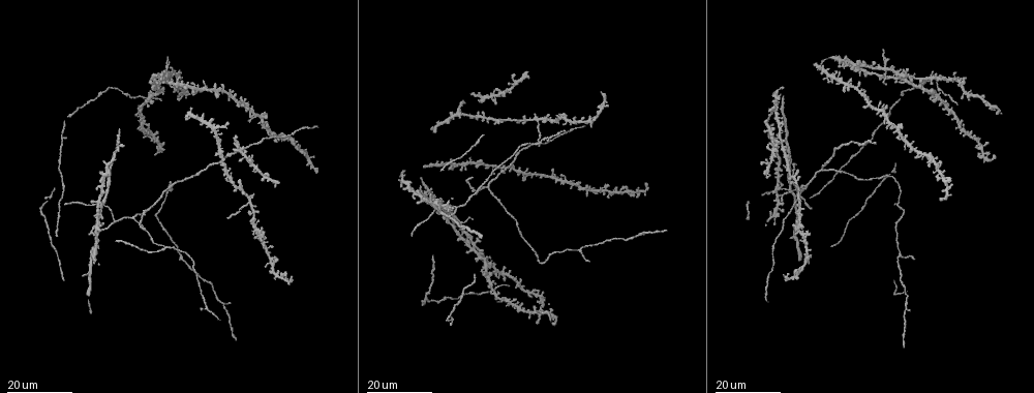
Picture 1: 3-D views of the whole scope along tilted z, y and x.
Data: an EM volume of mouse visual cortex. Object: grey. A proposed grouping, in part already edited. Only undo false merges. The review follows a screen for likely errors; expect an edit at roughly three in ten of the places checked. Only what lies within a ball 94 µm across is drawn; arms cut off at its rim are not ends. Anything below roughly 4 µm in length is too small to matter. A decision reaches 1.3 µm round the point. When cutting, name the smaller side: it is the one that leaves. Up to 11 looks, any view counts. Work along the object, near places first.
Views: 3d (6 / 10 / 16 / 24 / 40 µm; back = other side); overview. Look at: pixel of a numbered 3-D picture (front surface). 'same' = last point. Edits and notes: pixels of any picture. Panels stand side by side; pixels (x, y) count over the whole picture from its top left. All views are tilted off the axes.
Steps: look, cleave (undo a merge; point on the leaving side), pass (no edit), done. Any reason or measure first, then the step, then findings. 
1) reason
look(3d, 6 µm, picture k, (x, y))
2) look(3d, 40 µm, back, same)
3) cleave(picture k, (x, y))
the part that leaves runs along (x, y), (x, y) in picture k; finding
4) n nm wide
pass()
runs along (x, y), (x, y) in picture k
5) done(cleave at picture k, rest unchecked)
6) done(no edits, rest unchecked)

small branch off a trunk
look(3d, 24 µm, picture 1, (248, 204))

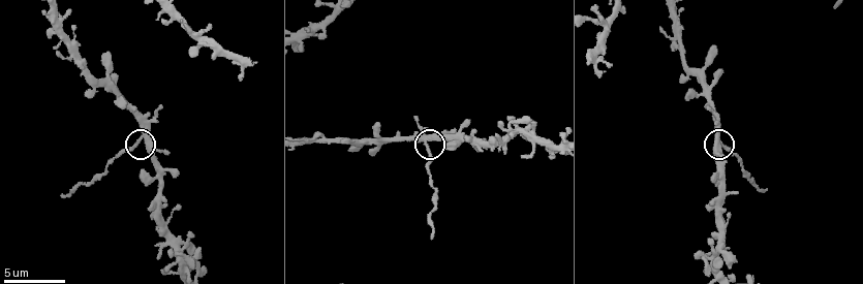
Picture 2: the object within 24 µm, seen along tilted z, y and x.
look(3d, 10 µm, picture 2, (427, 143))

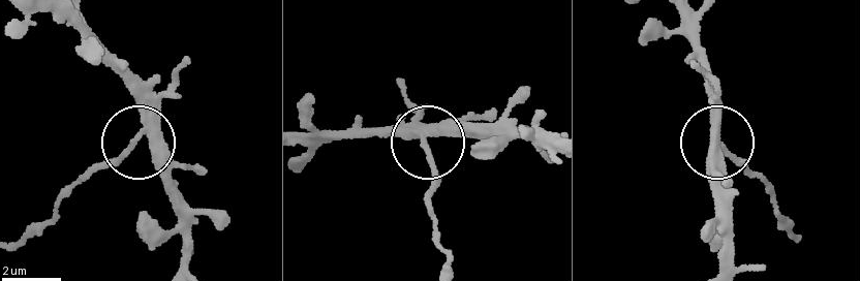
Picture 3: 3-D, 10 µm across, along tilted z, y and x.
3 arms
cleave(picture 3, (120, 159))
the part that leaves runs along (140, 132), (64, 194), (45, 221), (10, 241) in picture 3; a second cell is stuck on

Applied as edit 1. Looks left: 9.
look(overview)

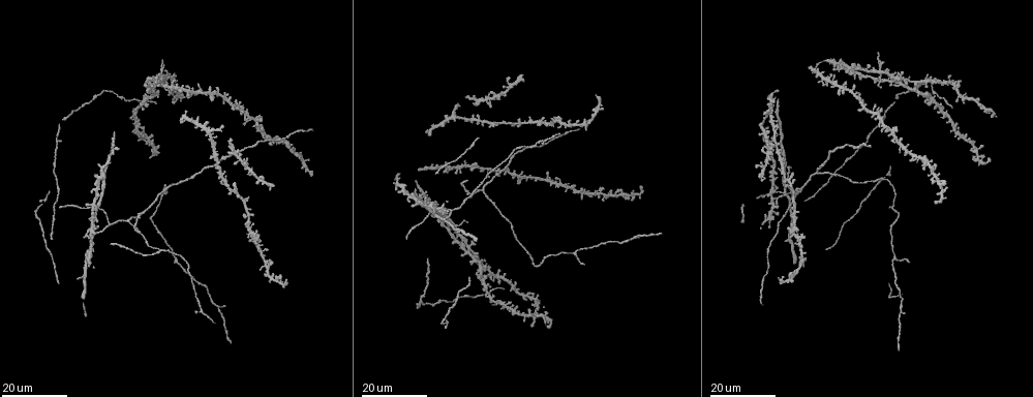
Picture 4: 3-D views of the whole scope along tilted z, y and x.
thin arm on a thick one
look(3d, 24 µm, picture 4, (878, 70))

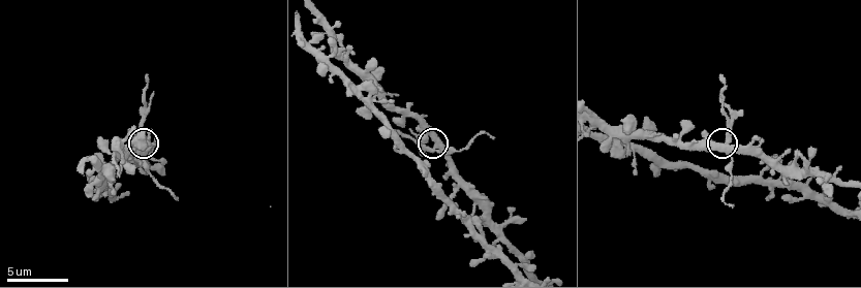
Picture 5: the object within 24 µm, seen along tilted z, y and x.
look(3d, 6 µm, picture 5, (434, 150))

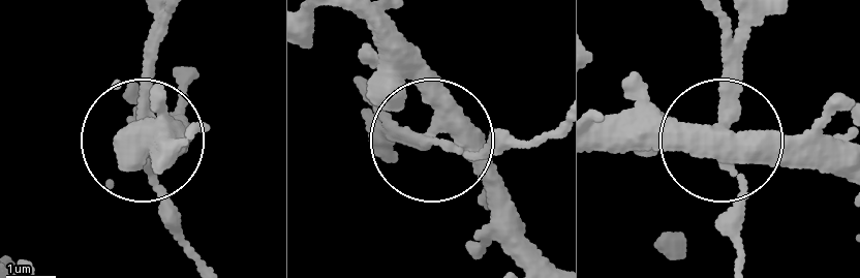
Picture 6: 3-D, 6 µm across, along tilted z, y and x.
290 nm wide
cleave(picture 6, (155, 41))
the part that leaves runs along (427, 132), (484, 156), (549, 131) in picture 6; a second cell is stuck on

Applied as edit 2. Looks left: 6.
see it whole again
look(overview)

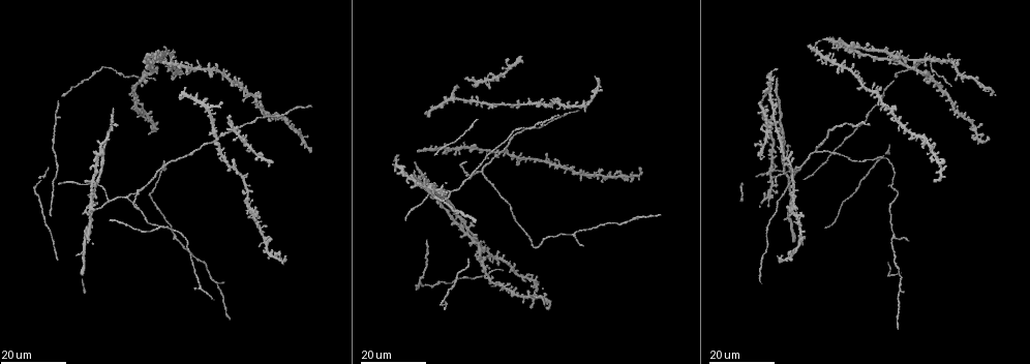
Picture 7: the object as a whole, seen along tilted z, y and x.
look(3d, 24 µm, picture 7, (106, 201))

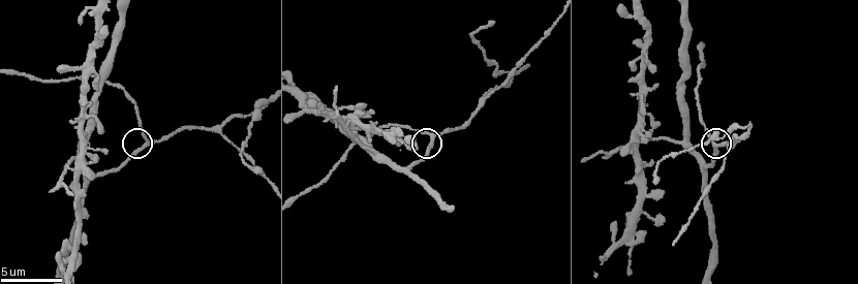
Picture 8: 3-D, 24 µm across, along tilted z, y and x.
look(3d, 6 µm, picture 8, (145, 144))

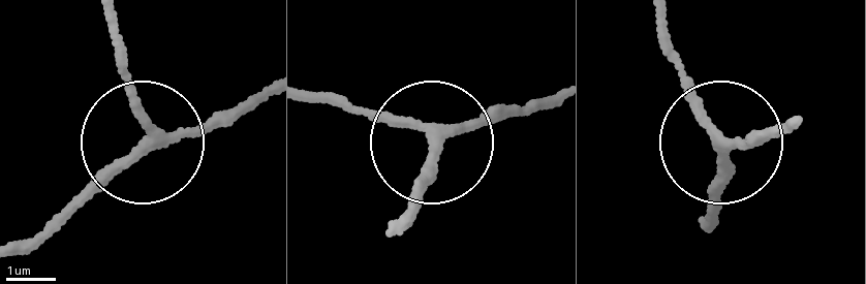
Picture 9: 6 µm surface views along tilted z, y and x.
3 arms
pass()
runs along (776, 131), (720, 140), (668, 41) in picture 9; one cell here

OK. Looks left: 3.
branch point
look(3d, 16 µm, picture 8, (749, 127))

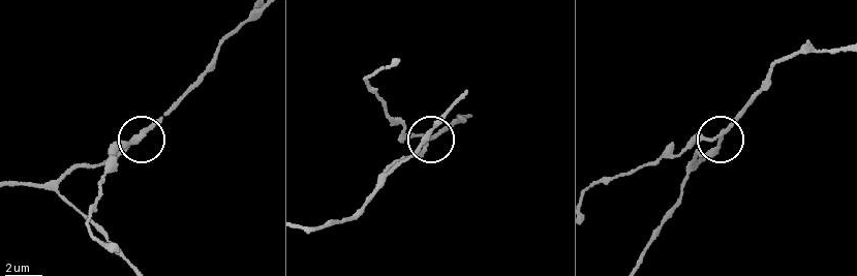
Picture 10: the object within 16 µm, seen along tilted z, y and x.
closer look
look(3d, 6 µm, picture 10, (137, 135))

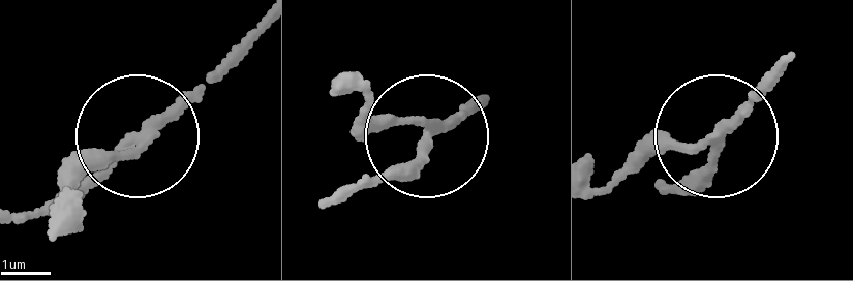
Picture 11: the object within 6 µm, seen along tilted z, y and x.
170 nm wide
cleave(picture 11, (88, 161))
the part that leaves runs along (150, 137), (93, 156), (59, 215) in picture 11; a second cell is stuck on

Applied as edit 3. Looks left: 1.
done(cleave at picture 3, cleave at picture 6, cleave at picture 11, rest unchecked)

